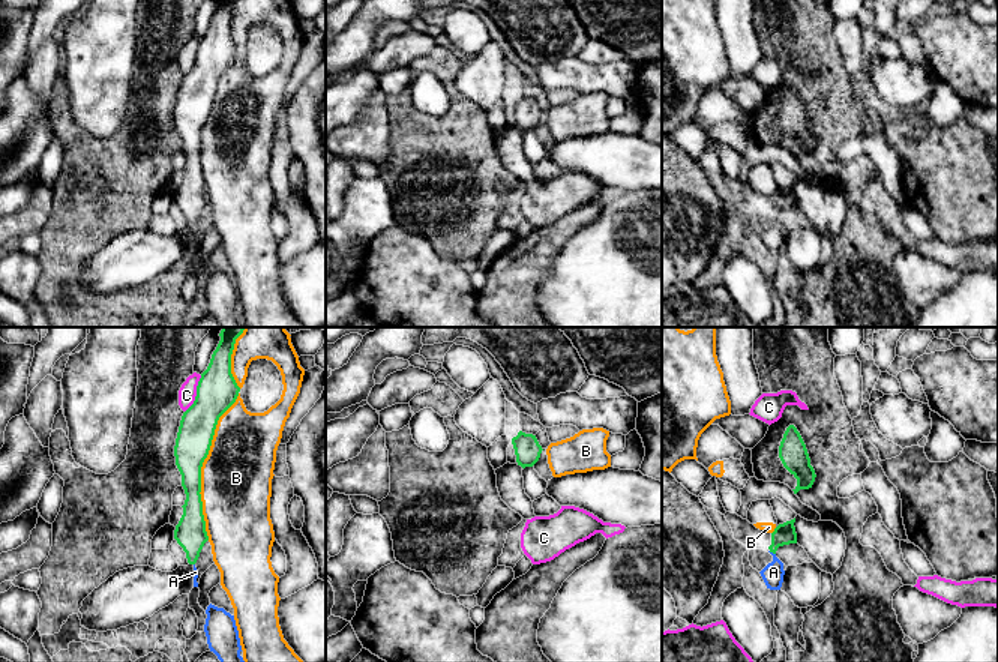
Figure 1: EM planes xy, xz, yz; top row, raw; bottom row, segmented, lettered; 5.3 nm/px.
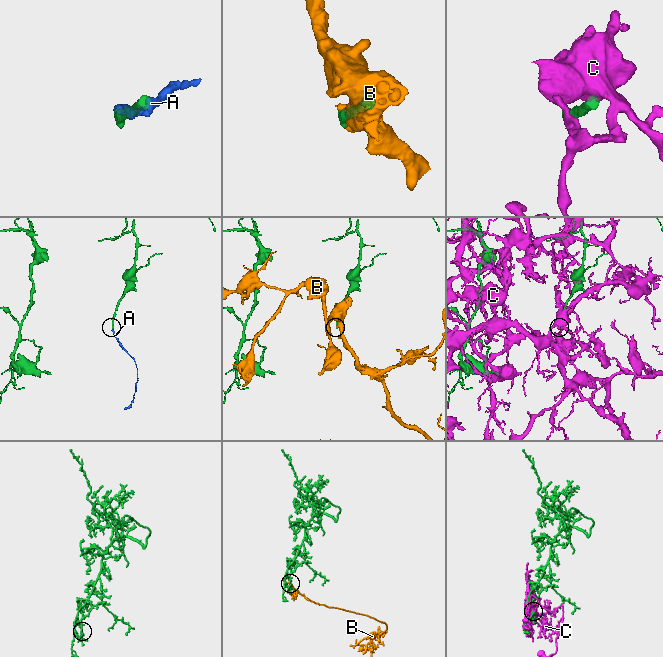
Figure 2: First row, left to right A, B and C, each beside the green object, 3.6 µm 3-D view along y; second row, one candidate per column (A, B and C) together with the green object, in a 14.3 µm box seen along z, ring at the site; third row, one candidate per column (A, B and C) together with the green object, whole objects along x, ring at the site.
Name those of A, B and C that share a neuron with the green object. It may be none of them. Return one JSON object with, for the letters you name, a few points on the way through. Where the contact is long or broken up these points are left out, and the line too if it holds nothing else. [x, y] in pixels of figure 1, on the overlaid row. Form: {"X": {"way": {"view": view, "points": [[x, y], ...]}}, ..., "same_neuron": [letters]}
{"A": {"way": {"view": "yz", "points": [[784, 533], [772, 551], [773, 572]]}}, "same_neuron": ["A"]}

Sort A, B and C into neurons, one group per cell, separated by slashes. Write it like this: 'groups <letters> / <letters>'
groups A / B / C

